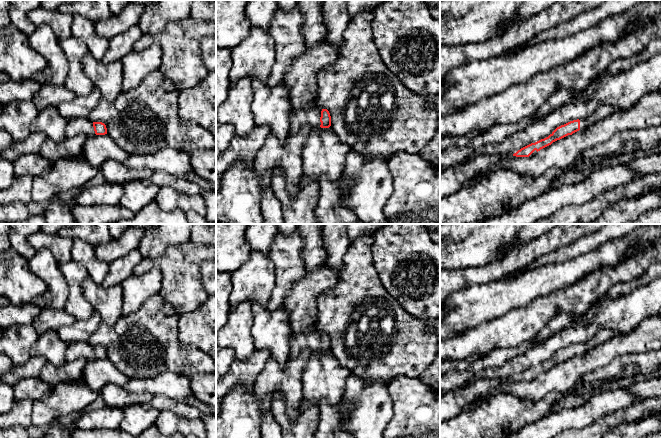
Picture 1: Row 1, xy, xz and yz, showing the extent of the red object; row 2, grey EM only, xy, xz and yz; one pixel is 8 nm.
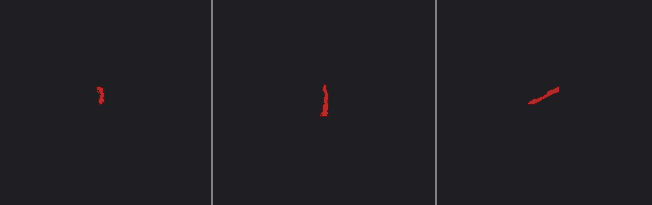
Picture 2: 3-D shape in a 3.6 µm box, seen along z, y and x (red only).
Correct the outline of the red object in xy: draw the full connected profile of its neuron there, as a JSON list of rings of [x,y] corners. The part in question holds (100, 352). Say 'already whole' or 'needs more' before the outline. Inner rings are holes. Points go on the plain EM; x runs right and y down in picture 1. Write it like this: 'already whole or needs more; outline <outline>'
needs more; outline [[[74,342],[67,345],[65,361],[72,362],[78,358],[105,359],[106,349],[102,346],[91,346],[88,342]]]

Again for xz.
needs more; outline [[[315,325],[305,332],[292,334],[289,339],[289,358],[295,359],[304,349],[309,349],[311,354],[329,352],[331,340],[327,333],[320,334]]]

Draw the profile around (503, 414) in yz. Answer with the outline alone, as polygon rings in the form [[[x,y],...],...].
[[[551,392],[534,402],[498,393],[440,423],[440,438],[504,438],[547,416],[559,396]]]

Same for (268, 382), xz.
[[[304,349],[295,359],[289,358],[285,368],[271,356],[254,383],[256,398],[261,400],[269,395],[273,399],[274,394],[280,390],[284,395],[288,417],[297,418],[303,399],[302,375],[310,355],[310,350]]]

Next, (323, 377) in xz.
[[[331,350],[311,354],[302,375],[303,398],[318,405],[323,399],[332,405],[339,403],[346,393],[347,378],[350,374],[348,369],[339,364]]]

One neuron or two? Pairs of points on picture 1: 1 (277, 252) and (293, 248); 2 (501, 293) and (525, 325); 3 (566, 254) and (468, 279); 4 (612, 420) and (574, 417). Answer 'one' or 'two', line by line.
1: one
2: two
3: two
4: two

